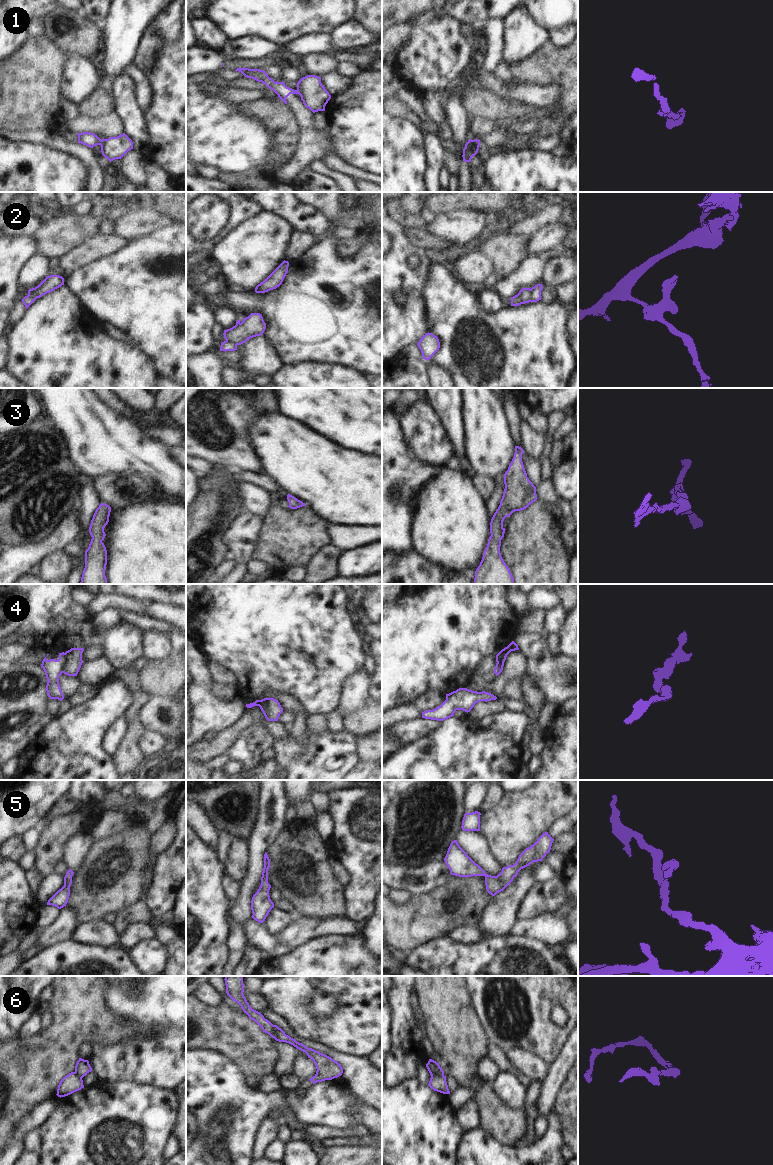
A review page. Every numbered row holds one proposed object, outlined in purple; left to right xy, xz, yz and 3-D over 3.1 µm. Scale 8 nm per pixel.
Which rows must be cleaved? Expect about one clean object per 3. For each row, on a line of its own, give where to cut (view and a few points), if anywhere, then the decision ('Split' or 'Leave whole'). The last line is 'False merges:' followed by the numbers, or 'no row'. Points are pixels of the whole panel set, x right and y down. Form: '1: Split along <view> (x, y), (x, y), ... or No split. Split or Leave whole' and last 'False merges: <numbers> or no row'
1: Split along xy (101, 140), (98, 144). Split
2: Split along yz (531, 289), (531, 299), (529, 301). Split
3: No split. Leave whole
4: Split along xy (65, 653), (65, 664), (62, 672). Split
5: No split. Leave whole
6: Split along yz (431, 1075), (443, 1076). Split
False merges: 1, 2, 4, 6

